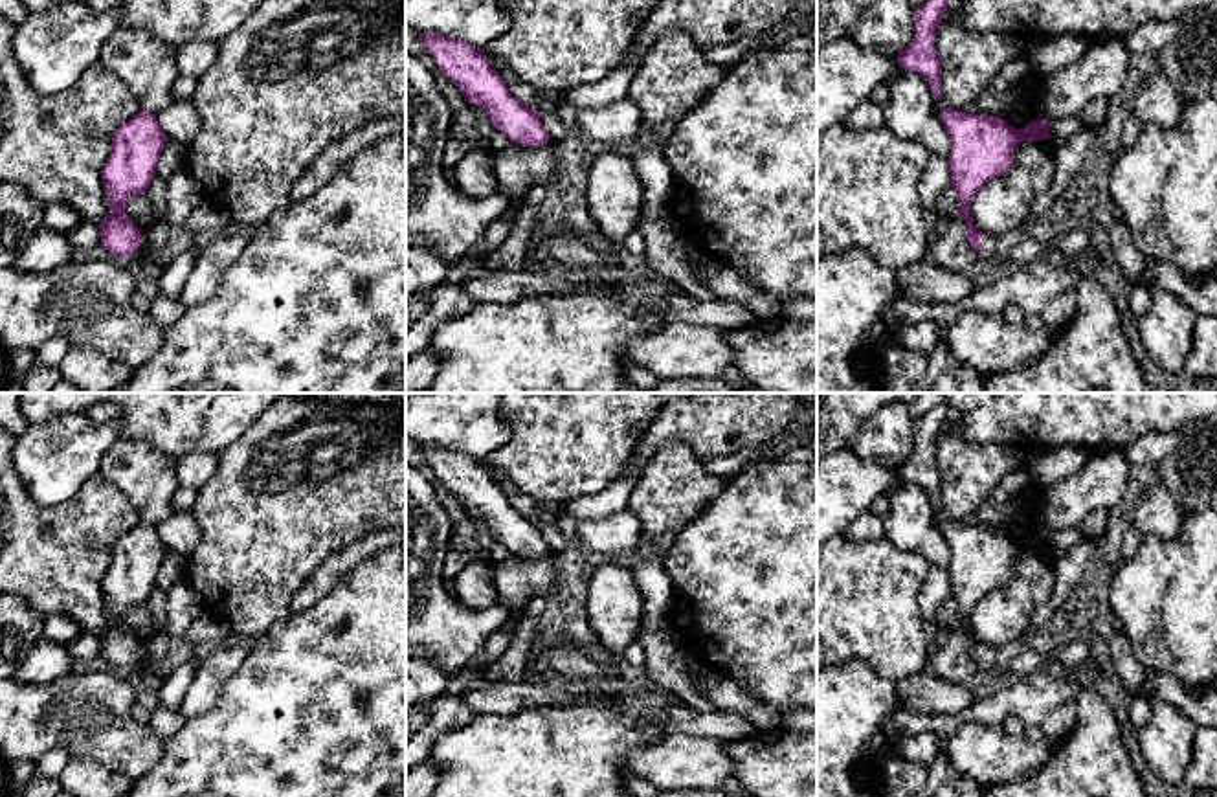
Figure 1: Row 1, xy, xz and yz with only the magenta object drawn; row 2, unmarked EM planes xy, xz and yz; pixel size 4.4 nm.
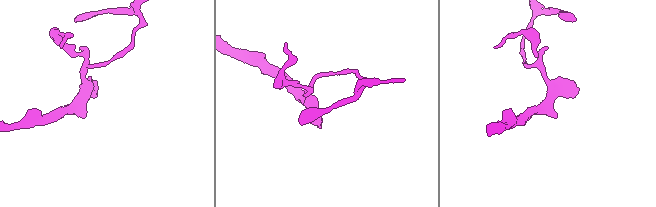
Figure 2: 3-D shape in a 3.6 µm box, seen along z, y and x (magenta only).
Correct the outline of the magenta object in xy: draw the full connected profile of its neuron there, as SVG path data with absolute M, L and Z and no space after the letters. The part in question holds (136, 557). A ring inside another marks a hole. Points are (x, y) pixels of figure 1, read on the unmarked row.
M140 523L112 547L112 564L103 577L101 589L110 615L108 626L97 635L101 657L114 667L140 665L156 674L158 667L125 626L130 610L149 601L167 547L156 525Z

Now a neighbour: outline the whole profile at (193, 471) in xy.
M193 452L176 461L174 472L180 487L200 488L207 483L218 468L215 454Z

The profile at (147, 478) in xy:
M121 439L101 459L99 474L125 492L143 523L158 525L174 514L173 494L180 487L174 466L160 450Z

